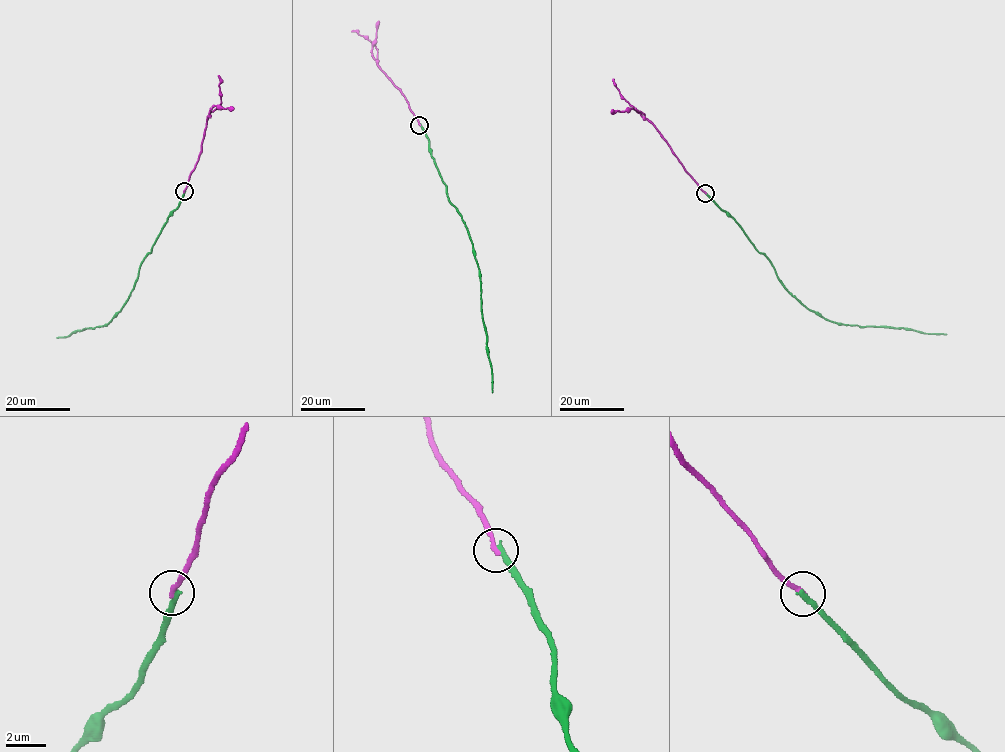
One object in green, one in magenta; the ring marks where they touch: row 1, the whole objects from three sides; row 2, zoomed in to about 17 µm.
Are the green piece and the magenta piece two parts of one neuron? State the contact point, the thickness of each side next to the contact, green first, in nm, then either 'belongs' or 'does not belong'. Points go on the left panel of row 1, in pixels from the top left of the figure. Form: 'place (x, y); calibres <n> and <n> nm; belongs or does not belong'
place (184, 191); calibres 260 and 240 nm; does not belong

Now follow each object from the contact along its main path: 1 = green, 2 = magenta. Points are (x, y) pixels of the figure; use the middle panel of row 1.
1: (419, 124), (477, 263), (493, 392)
2: (419, 124), (400, 90), (380, 68), (375, 46), (351, 32)

